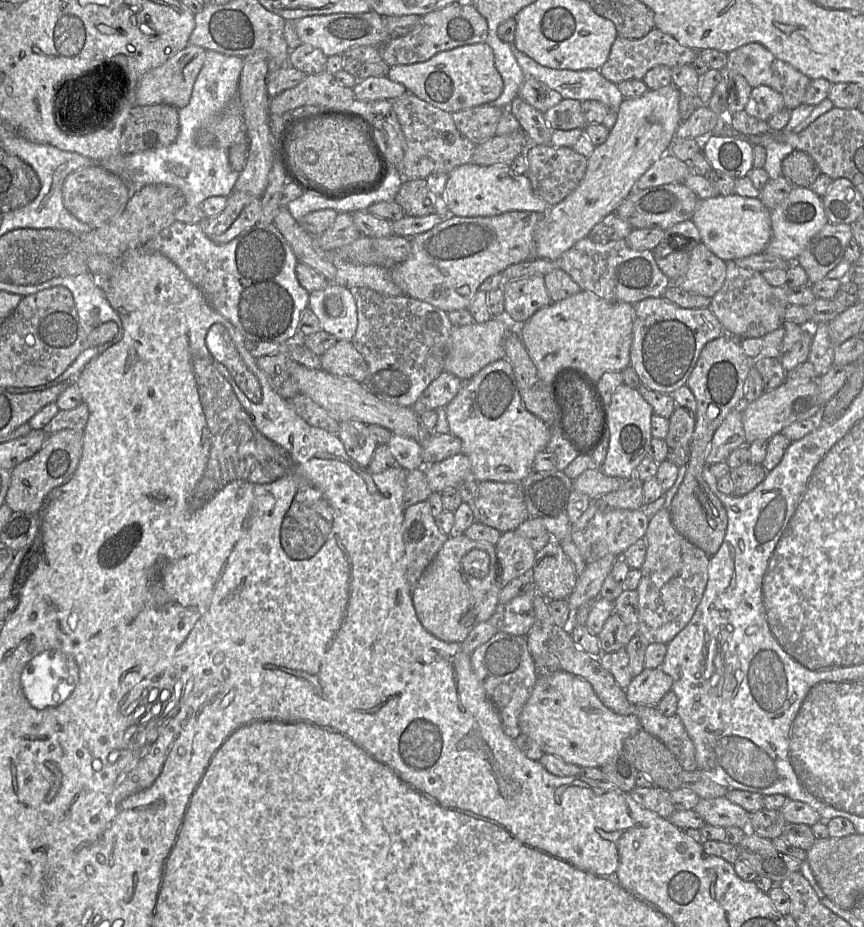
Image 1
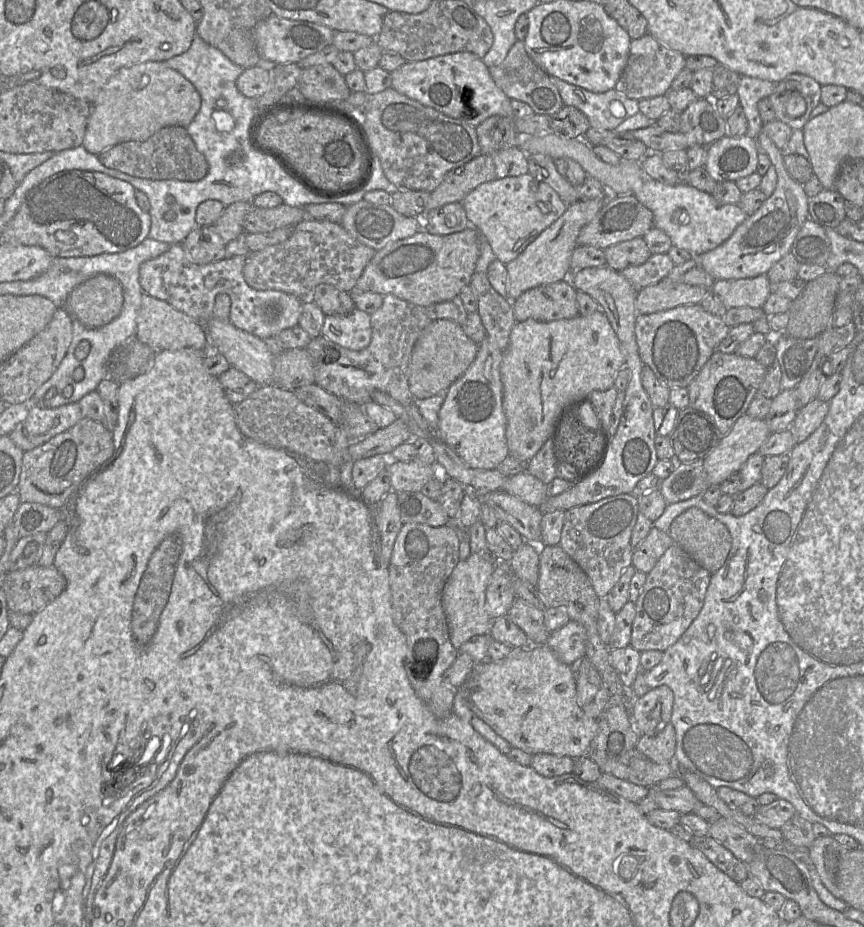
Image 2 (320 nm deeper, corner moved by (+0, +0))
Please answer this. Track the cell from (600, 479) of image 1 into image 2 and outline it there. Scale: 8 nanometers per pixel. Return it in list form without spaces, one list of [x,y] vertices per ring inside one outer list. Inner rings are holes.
[[[527,471],[509,477],[505,483],[505,492],[537,508],[548,498],[547,489],[548,485]]]

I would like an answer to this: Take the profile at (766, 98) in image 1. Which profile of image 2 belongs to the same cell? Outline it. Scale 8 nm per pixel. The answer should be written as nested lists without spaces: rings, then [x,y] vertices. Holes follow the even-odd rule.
[[[762,131],[756,138],[759,150],[767,154],[777,174],[777,185],[773,194],[760,208],[734,231],[723,244],[698,257],[699,264],[712,278],[733,280],[753,278],[767,274],[769,269],[791,250],[796,235],[809,219],[808,197],[803,186],[787,172],[783,154]]]

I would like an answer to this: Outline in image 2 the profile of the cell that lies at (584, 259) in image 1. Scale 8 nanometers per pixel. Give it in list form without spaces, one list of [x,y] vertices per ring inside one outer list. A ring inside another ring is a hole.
[[[652,254],[645,263],[626,268],[619,273],[637,290],[641,290],[666,279],[674,266],[668,254]]]

